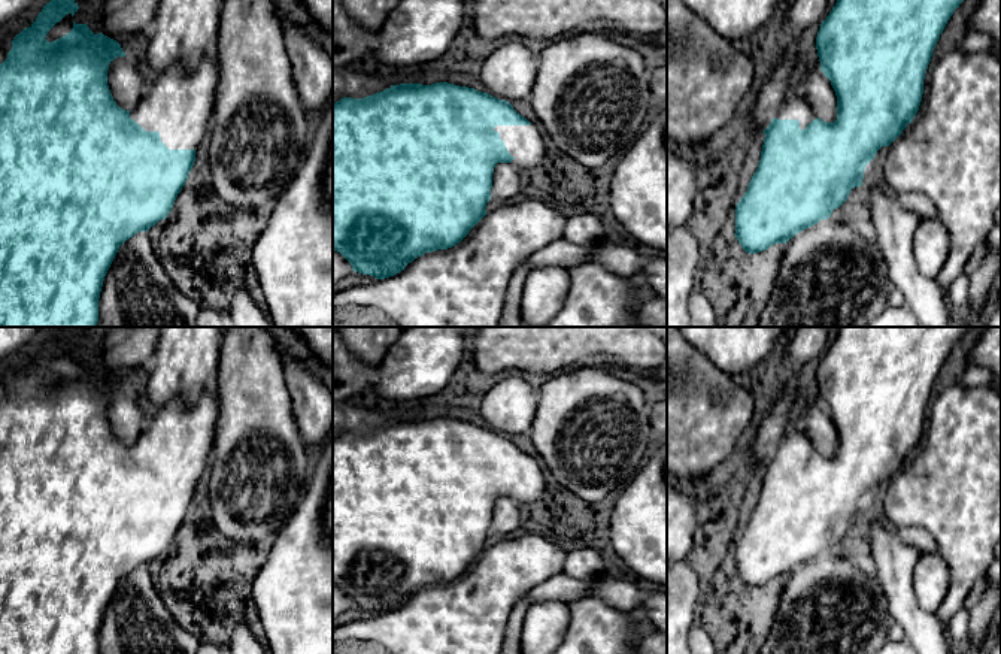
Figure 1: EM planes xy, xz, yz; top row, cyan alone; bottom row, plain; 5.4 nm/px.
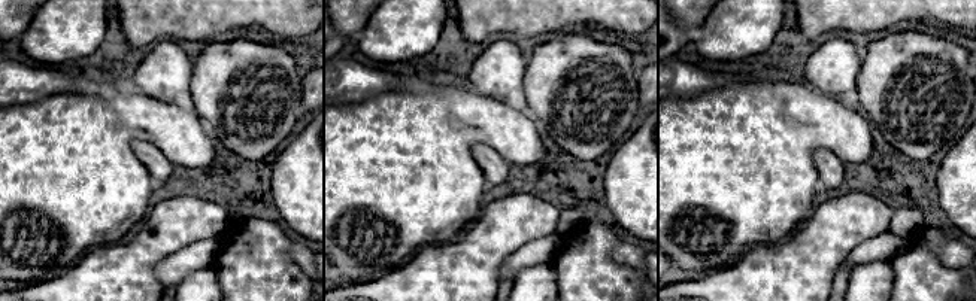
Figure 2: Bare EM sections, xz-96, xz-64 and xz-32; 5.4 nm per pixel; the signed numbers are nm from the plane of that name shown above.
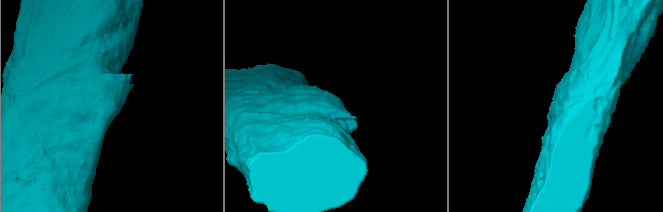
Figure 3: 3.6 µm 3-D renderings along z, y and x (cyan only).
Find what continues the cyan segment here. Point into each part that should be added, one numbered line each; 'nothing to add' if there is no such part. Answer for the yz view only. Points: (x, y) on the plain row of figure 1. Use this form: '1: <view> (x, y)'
1: yz (794, 441)

